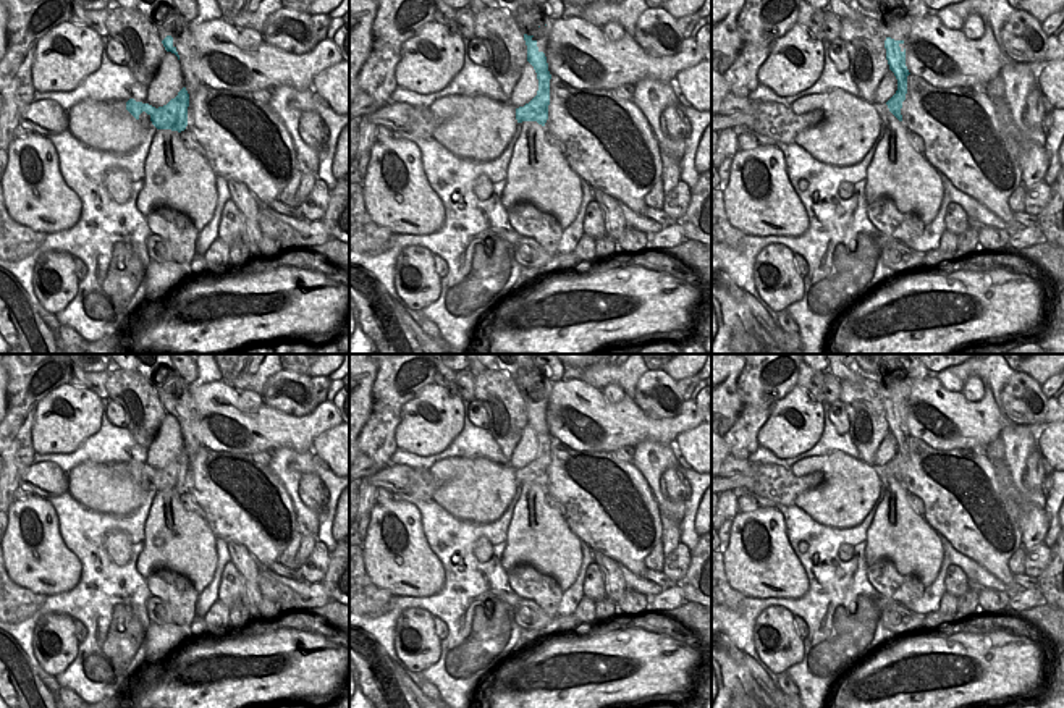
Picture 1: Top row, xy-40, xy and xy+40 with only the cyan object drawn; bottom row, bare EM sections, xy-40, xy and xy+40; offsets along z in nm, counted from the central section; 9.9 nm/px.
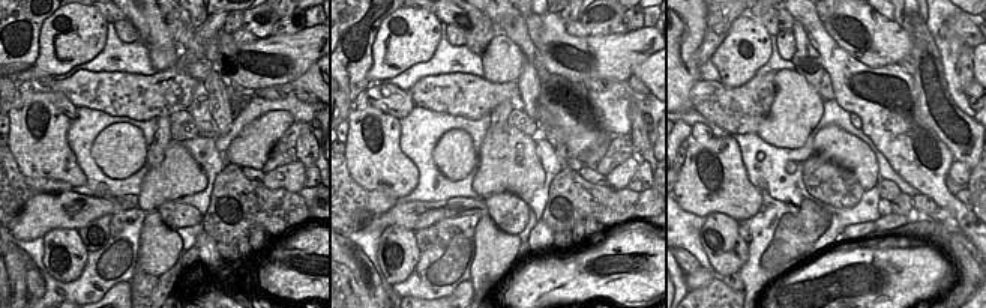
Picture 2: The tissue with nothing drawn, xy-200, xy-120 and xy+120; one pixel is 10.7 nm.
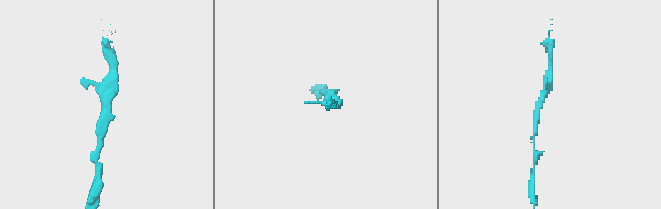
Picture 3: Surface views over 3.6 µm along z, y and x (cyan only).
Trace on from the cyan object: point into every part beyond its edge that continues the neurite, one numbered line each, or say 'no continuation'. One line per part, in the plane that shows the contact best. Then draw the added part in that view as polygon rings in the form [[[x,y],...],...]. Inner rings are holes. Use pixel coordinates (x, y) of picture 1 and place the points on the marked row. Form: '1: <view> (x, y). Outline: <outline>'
1: xy+40 (901, 23). Outline: [[[906,11],[896,13],[893,16],[891,24],[880,21],[880,31],[881,31],[883,44],[888,37],[891,37],[894,40],[902,40],[906,44],[909,29],[910,29],[910,16]]]

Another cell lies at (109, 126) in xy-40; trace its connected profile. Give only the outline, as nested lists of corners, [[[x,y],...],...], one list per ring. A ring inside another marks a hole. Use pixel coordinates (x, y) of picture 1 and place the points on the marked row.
[[[82,100],[68,110],[68,131],[84,145],[103,152],[131,152],[149,126],[149,115],[142,112],[136,120],[123,100]]]

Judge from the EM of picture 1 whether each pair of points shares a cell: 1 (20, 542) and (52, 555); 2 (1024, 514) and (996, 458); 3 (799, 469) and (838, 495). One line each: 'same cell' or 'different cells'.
1: same cell
2: same cell
3: same cell

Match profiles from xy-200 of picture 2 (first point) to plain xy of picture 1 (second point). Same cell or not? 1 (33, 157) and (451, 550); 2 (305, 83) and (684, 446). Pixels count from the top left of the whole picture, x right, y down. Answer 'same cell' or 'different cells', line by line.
1: different cells
2: same cell

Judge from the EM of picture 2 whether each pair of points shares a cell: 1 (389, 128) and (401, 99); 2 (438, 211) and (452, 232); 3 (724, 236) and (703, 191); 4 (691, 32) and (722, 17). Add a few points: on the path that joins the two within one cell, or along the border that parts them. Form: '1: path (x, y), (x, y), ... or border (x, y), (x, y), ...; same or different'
1: border (369, 104), (398, 120); different
2: border (479, 215), (446, 217), (435, 224); different
3: border (706, 215), (727, 214), (739, 223); different
4: border (706, 15), (704, 38), (692, 57); different

